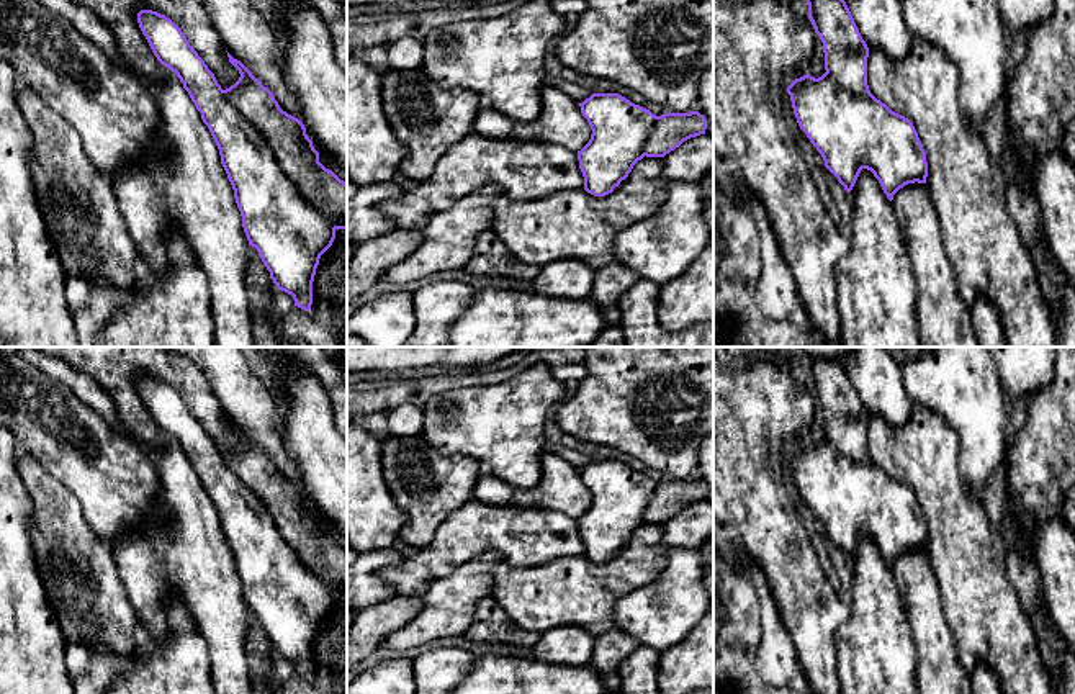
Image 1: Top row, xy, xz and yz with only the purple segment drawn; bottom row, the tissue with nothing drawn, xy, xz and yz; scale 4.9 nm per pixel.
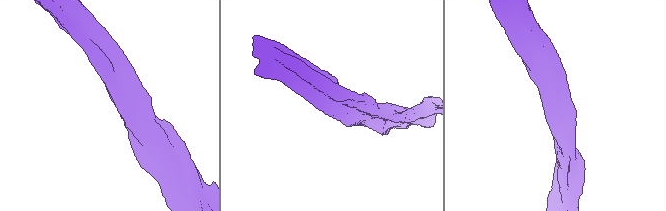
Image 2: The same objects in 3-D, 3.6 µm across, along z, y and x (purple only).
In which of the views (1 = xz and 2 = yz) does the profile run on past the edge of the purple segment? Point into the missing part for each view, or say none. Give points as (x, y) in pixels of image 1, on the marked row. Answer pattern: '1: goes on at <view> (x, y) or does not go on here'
1: does not go on here
2: does not go on here

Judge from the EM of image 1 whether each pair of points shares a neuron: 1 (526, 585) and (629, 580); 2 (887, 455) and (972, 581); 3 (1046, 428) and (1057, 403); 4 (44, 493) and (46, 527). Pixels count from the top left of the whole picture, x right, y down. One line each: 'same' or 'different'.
1: same
2: same
3: same
4: same

